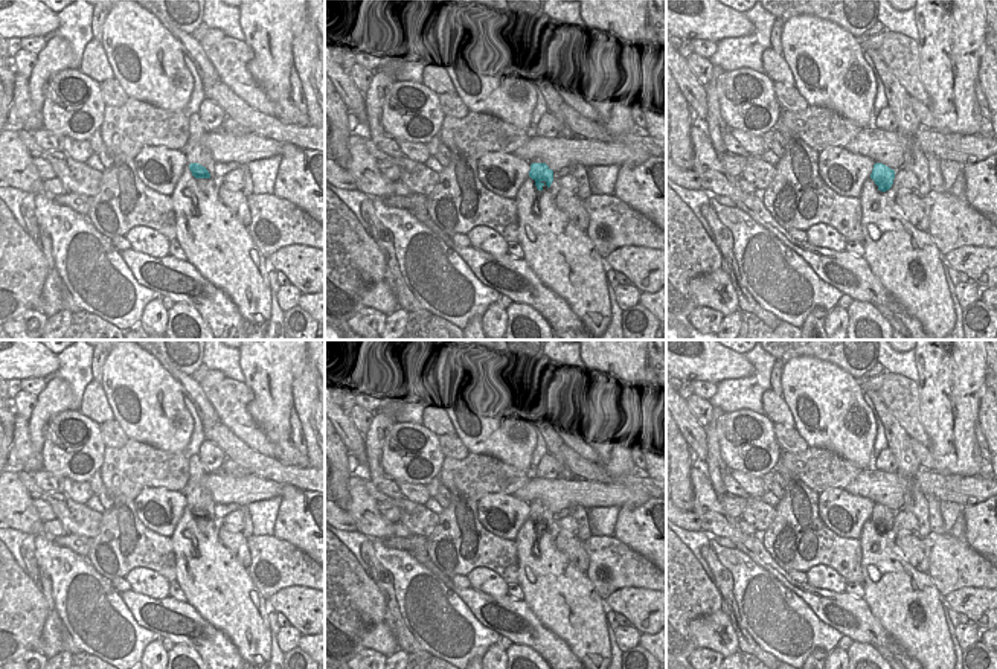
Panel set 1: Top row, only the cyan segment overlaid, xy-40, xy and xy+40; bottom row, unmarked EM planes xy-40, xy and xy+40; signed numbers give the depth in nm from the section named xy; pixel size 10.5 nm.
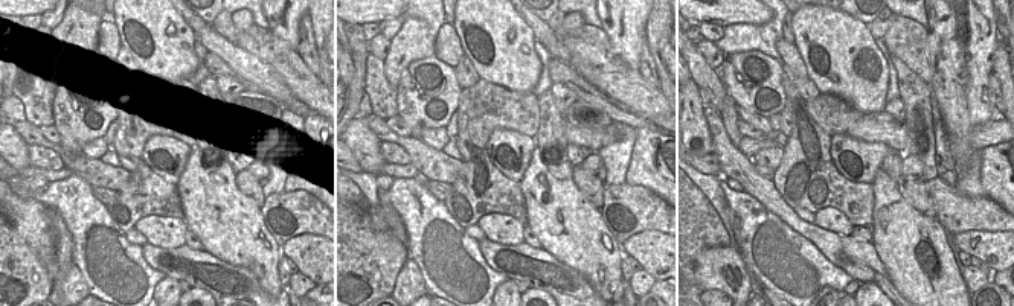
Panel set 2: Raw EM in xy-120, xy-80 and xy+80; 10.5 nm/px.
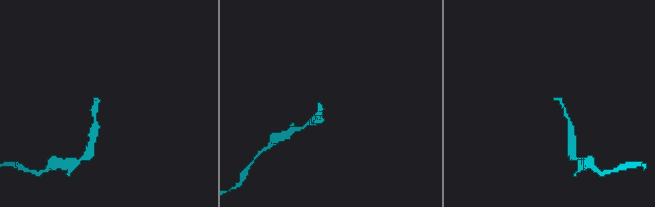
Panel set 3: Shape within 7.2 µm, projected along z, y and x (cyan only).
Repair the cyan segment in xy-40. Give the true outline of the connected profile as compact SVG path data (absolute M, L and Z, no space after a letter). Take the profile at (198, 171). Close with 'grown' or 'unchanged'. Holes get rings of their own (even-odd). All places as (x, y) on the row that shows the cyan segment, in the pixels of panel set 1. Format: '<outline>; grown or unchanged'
M191 114L188 122L189 137L183 149L186 166L195 178L215 178L215 160L210 151L200 143L203 134L206 133L200 114Z; grown

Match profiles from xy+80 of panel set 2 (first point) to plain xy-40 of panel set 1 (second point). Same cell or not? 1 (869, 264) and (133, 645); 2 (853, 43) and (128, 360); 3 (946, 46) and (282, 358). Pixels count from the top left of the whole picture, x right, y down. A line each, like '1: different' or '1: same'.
1: different
2: same
3: same

